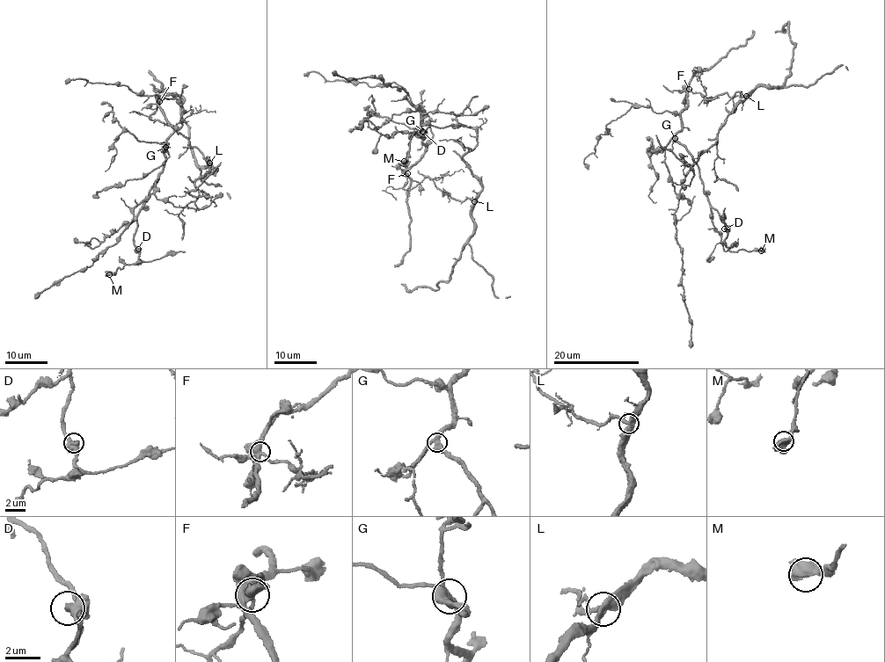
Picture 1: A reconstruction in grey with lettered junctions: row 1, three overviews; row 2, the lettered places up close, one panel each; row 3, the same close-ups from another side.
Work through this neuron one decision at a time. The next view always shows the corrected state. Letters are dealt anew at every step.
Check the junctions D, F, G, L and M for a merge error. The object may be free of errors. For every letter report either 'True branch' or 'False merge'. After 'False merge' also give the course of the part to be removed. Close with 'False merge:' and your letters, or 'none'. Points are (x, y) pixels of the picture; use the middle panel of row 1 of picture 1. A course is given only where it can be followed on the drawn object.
D: True branch
F: True branch
G: True branch
L: True branch
M: True branch
False merge: none

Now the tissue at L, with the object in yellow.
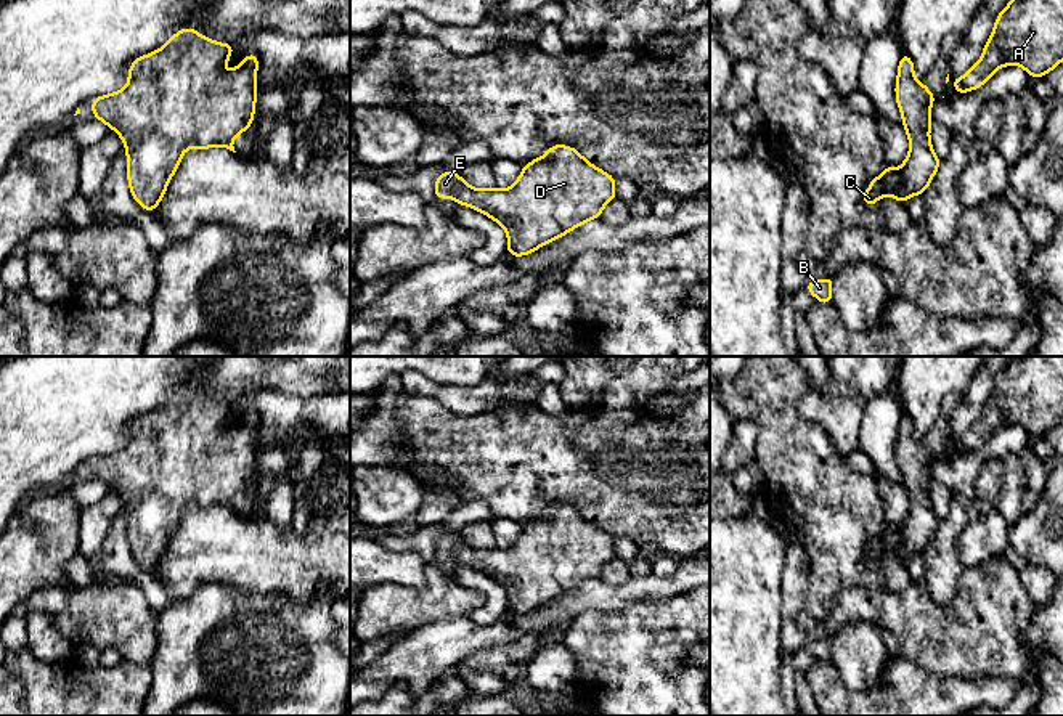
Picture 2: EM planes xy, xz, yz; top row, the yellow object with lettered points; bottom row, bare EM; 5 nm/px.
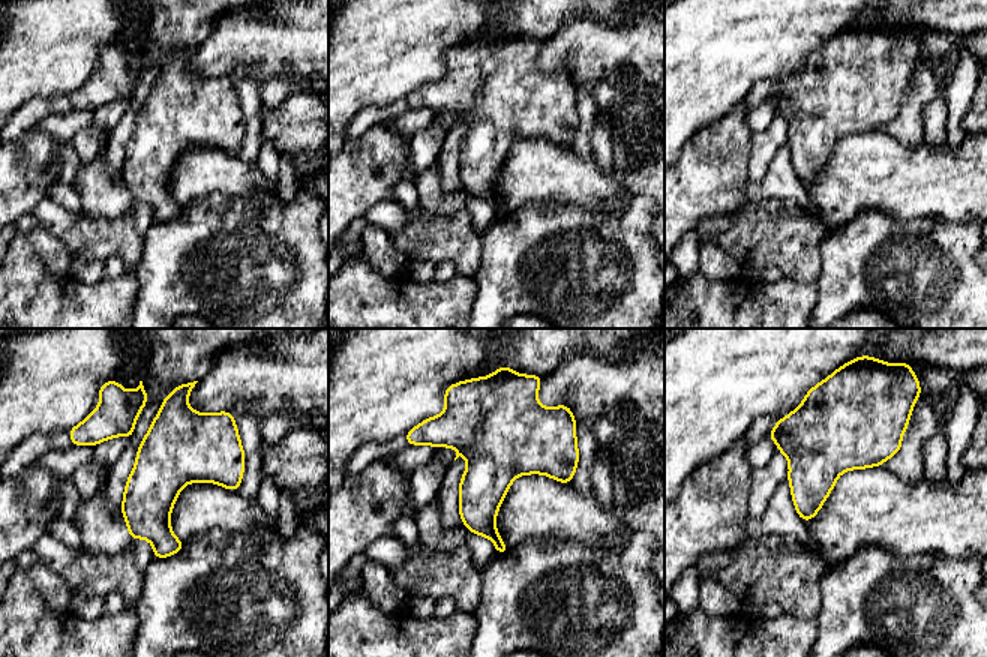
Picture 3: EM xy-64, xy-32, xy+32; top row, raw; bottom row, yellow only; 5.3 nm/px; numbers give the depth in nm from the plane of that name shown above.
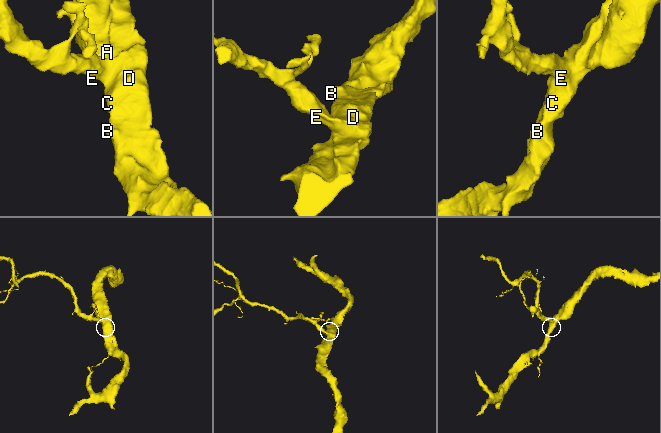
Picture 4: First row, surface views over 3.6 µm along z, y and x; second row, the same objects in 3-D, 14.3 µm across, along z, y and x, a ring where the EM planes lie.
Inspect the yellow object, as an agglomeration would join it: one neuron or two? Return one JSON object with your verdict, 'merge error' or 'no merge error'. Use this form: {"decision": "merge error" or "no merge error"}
{"decision": "no merge error"}

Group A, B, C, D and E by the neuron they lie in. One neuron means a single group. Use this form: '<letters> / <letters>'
A B C D E

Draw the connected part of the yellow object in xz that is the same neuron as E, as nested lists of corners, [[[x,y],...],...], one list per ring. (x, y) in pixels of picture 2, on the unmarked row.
[[[552,504],[543,517],[523,525],[509,549],[477,549],[459,533],[442,531],[434,555],[451,557],[498,581],[507,592],[507,615],[514,616],[601,578],[604,565],[617,557],[615,536],[562,504]]]

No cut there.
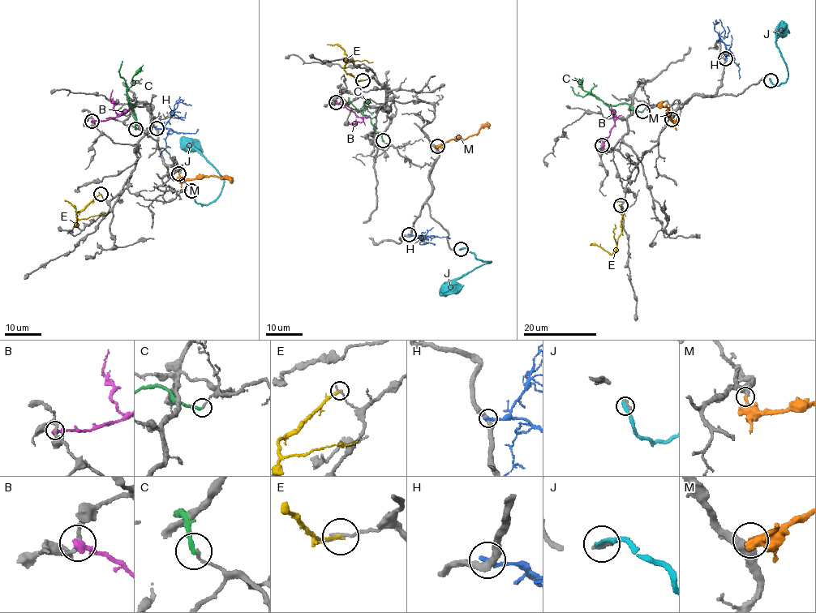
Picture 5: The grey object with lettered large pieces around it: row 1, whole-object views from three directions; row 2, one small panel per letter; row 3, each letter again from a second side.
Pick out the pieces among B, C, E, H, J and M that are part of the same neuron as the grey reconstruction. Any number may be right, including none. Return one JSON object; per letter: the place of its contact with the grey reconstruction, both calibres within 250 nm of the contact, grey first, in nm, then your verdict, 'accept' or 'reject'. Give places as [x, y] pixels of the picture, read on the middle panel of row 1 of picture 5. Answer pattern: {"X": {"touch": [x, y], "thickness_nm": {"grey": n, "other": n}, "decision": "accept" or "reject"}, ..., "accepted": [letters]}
{"B": {"touch": [336, 102], "thickness_nm": {"grey": 190, "other": 320}, "decision": "reject"}, "C": {"touch": [383, 140], "thickness_nm": {"grey": 140, "other": 240}, "decision": "reject"}, "E": {"touch": [362, 80], "thickness_nm": {"grey": 150, "other": 220}, "decision": "reject"}, "H": {"touch": [409, 234], "thickness_nm": {"grey": 360, "other": 260}, "decision": "reject"}, "J": {"touch": [461, 249], "thickness_nm": {"grey": 280, "other": 280}, "decision": "reject"}, "M": {"touch": [437, 146], "thickness_nm": {"grey": 340, "other": 240}, "decision": "reject"}, "accepted": []}

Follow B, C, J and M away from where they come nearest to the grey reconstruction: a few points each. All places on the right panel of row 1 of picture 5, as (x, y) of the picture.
B: (602, 145), (617, 118), (604, 102)
C: (642, 111), (636, 111), (625, 104), (610, 106), (588, 94), (576, 95), (570, 86)
J: (770, 80), (771, 83), (778, 85), (788, 76), (775, 36), (786, 30), (784, 26)
M: (672, 119), (669, 108), (661, 105)

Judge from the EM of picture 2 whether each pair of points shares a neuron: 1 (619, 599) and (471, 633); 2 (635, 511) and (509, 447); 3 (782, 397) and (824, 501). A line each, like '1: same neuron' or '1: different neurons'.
1: same neuron
2: same neuron
3: same neuron

